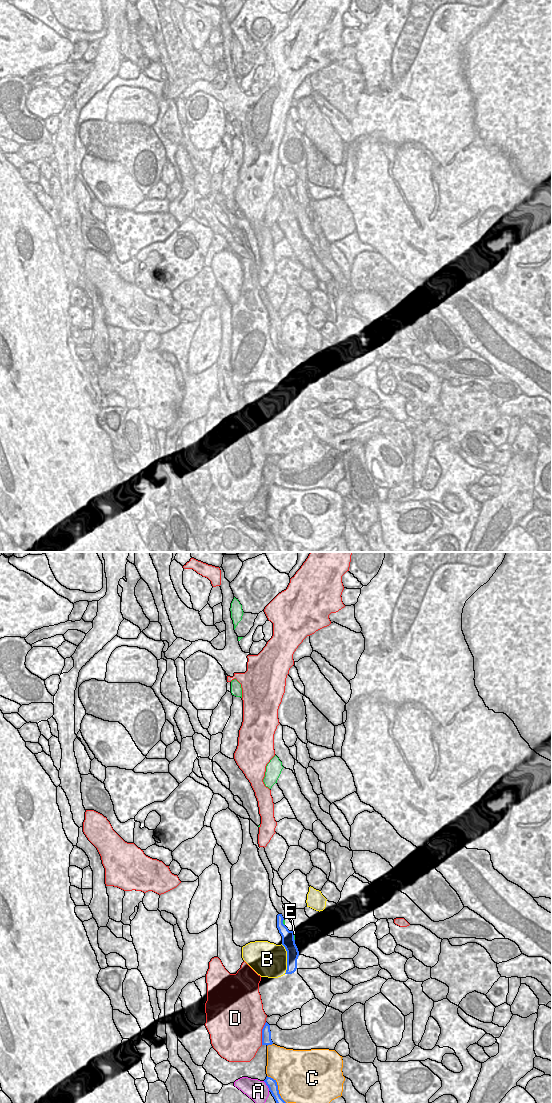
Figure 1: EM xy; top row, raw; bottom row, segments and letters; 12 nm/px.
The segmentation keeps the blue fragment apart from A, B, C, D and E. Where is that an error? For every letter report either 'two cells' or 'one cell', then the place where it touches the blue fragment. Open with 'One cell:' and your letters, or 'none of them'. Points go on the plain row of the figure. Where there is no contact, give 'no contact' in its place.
One cell: E
A: two cells; contact xy (267, 525)
B: two cells; contact xy (287, 399)
C: two cells; contact xy (277, 528)
D: two cells; contact xy (262, 473)
E: one cell; contact xy (293, 377)

